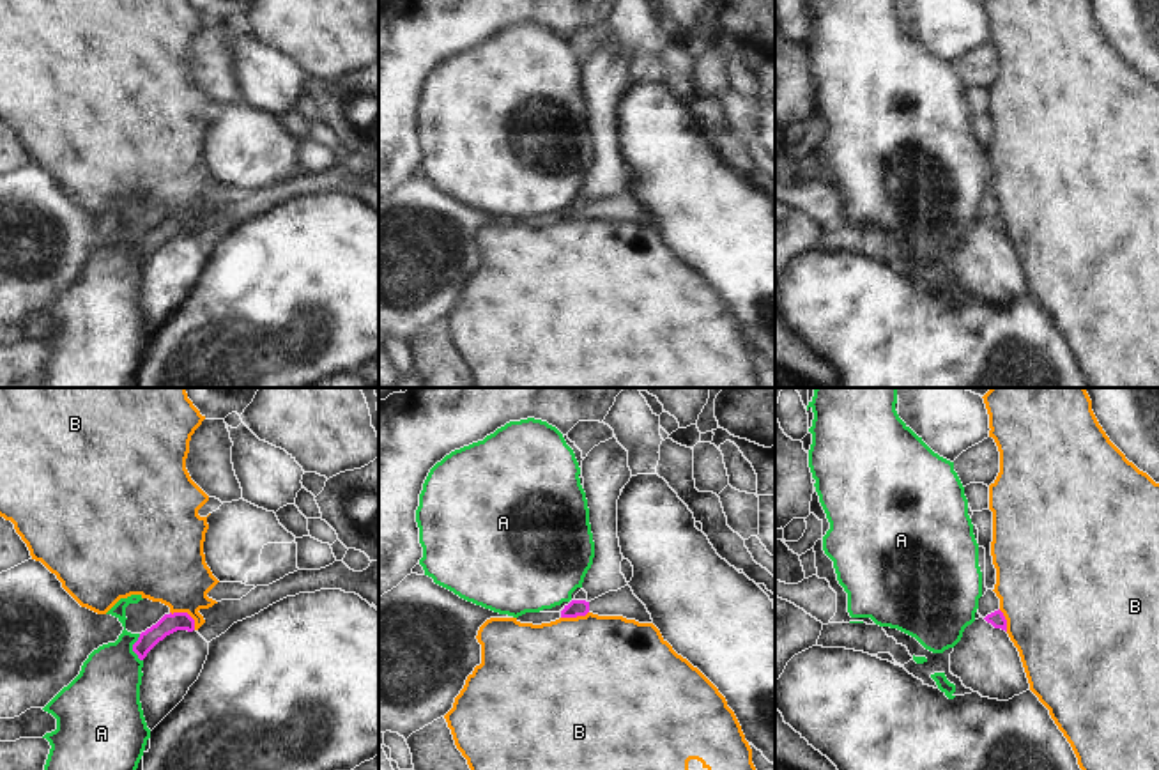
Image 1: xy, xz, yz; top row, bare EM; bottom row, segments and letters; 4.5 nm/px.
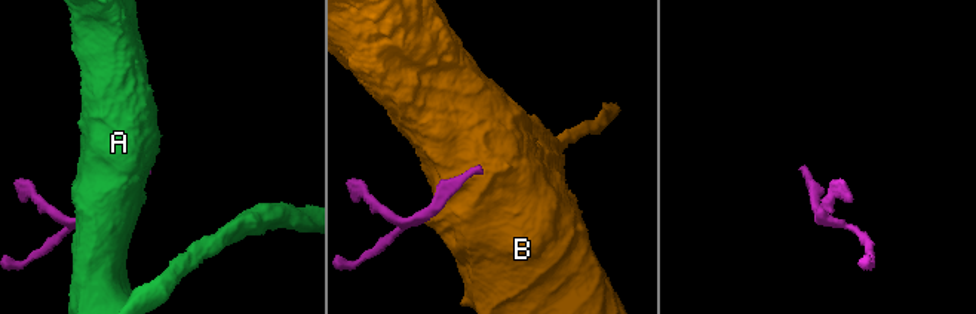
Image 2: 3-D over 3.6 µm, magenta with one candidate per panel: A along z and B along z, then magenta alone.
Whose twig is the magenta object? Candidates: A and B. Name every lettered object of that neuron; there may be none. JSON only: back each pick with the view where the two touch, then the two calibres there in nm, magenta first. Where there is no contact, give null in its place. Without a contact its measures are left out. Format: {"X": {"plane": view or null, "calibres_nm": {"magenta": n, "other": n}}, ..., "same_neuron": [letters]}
{"same_neuron": []}

